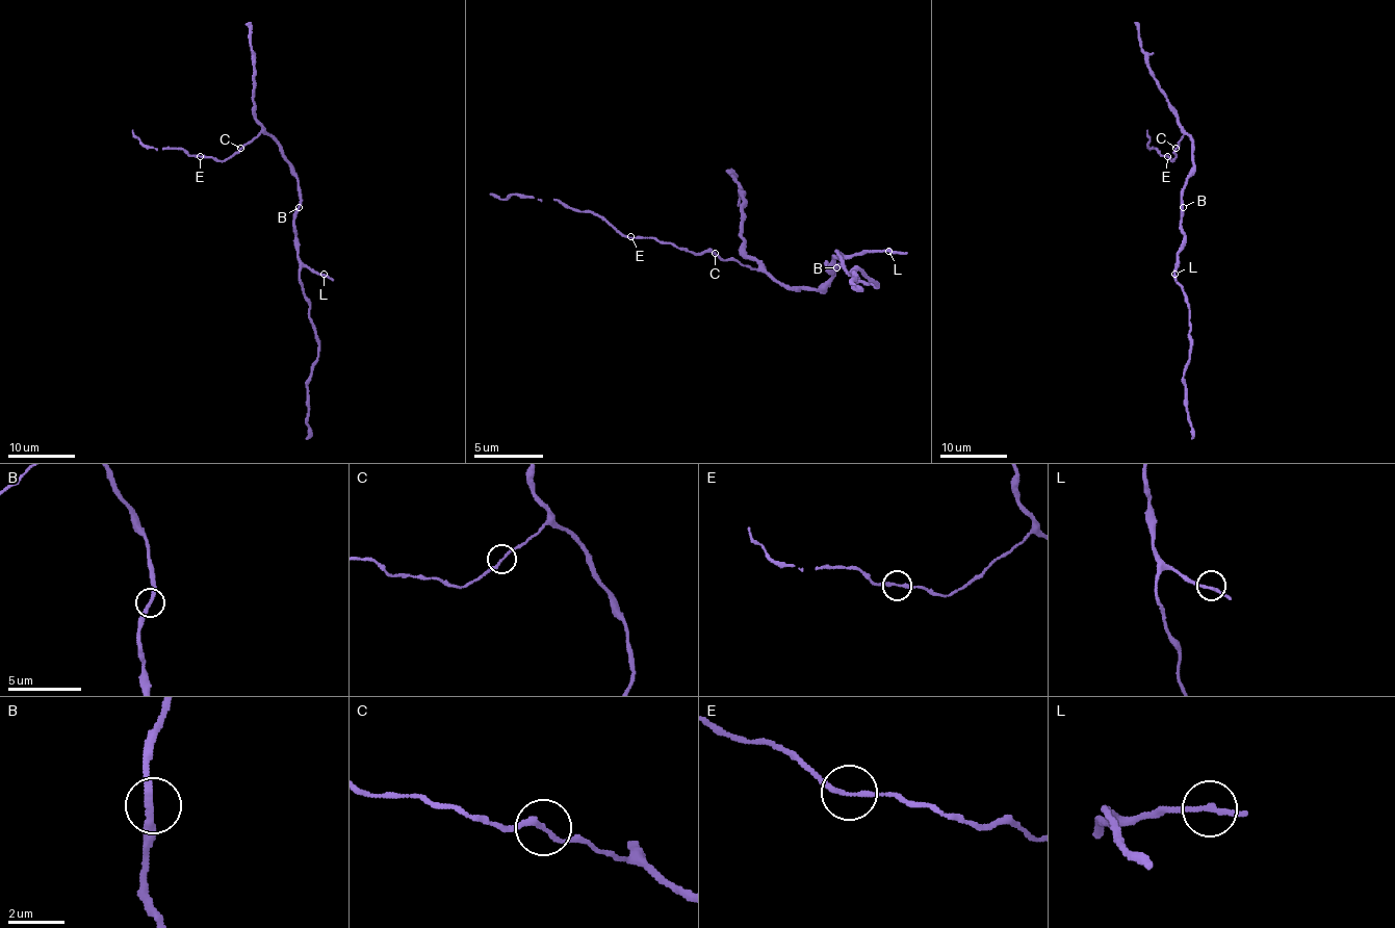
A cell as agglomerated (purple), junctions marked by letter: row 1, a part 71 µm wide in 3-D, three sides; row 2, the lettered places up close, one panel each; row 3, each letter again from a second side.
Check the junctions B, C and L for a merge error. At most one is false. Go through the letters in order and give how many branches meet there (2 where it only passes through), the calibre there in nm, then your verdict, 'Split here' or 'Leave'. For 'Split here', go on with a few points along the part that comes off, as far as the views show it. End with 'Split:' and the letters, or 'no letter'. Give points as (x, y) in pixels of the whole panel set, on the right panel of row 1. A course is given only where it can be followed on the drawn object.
B: Branches: 2. Thickness 260 nm. Leave
C: Branches: 2. Thickness 190 nm. Leave
L: Branches: 2. Thickness 180 nm. Leave
Split: no letter

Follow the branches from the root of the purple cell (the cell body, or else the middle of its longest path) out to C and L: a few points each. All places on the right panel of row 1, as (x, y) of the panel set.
C: (1181, 205), (1181, 189), (1193, 166), (1193, 139), (1184, 133), (1176, 148)
L: (1181, 205), (1184, 246), (1178, 254), (1174, 274)

